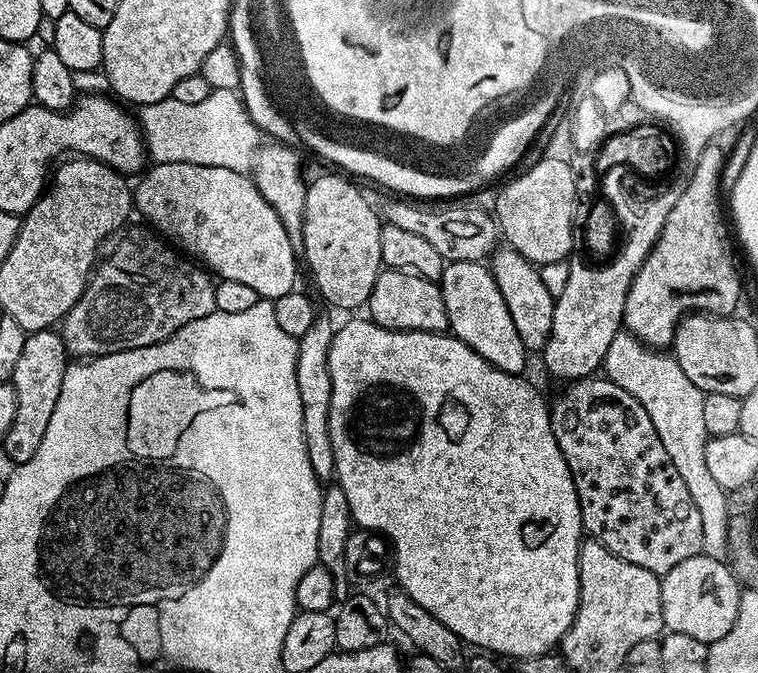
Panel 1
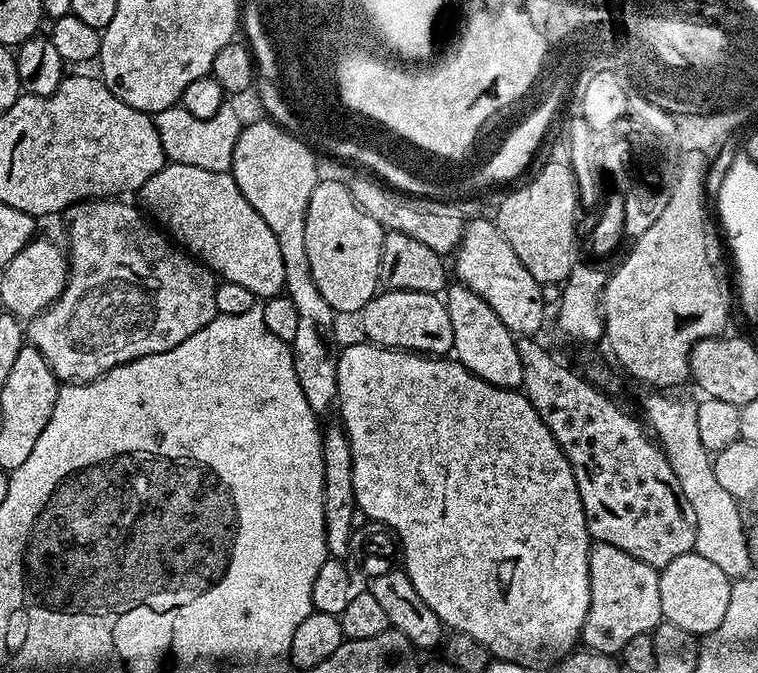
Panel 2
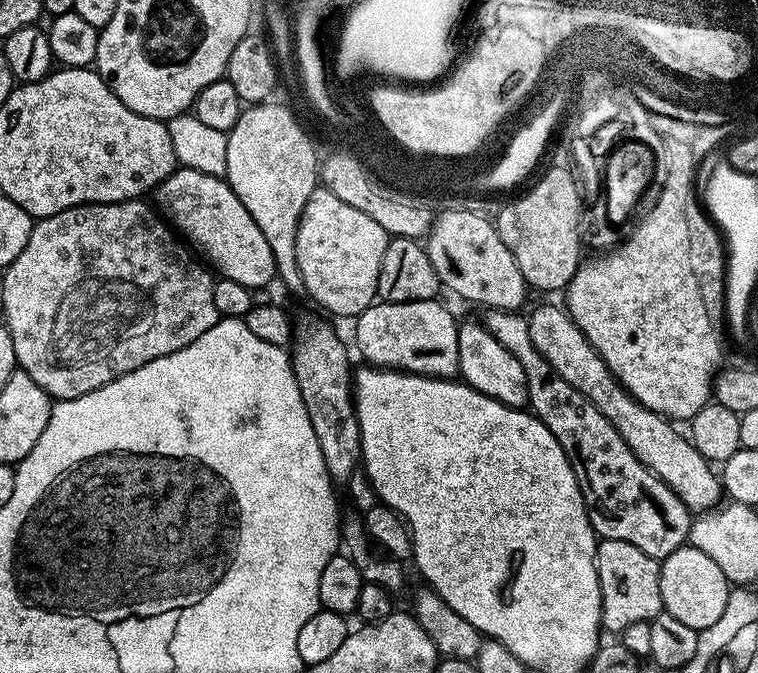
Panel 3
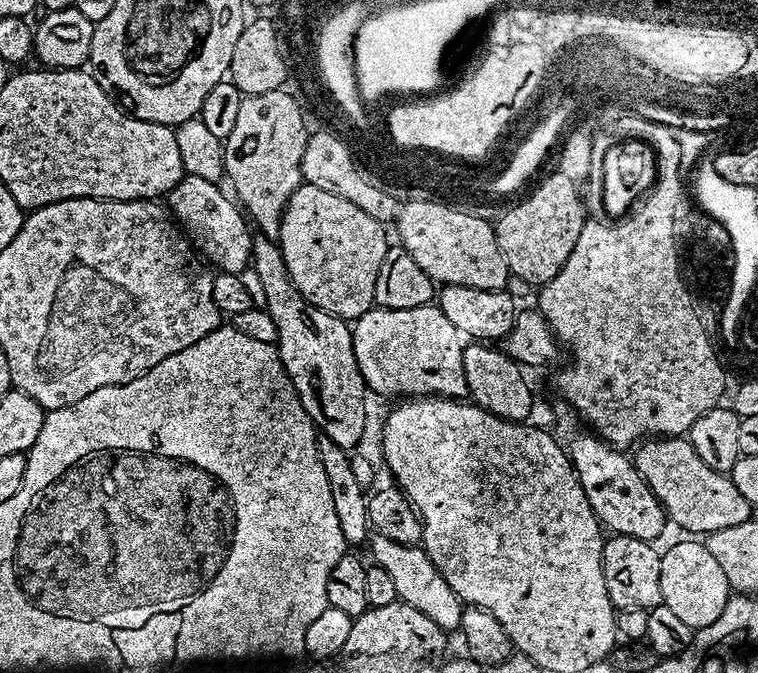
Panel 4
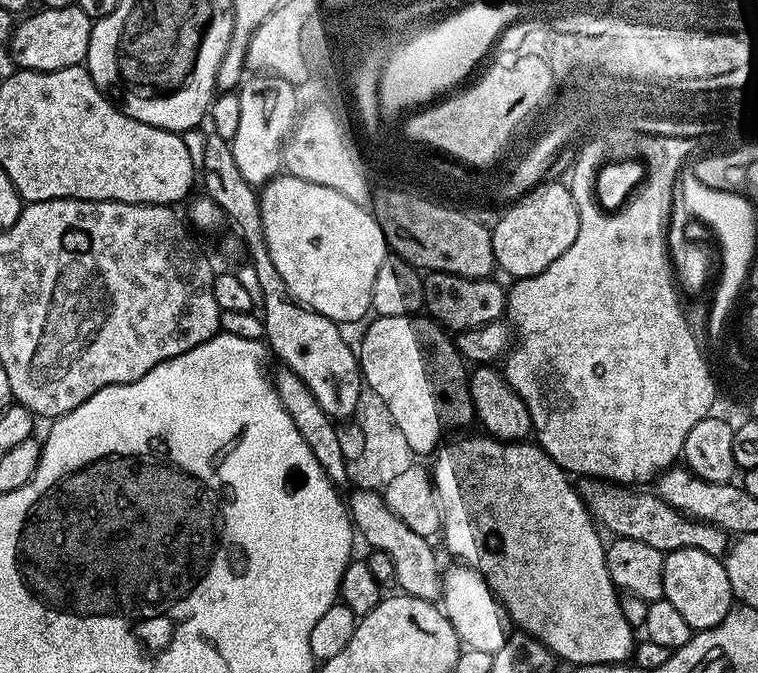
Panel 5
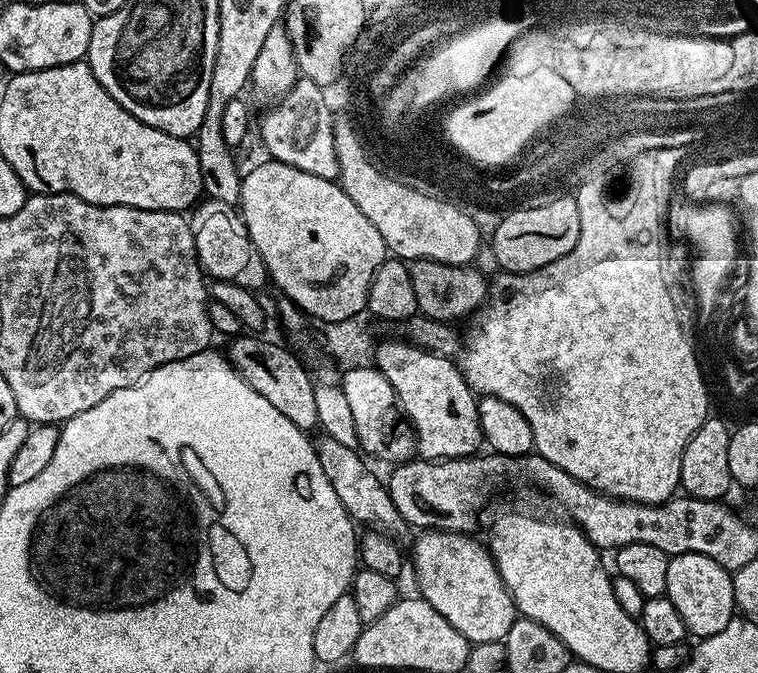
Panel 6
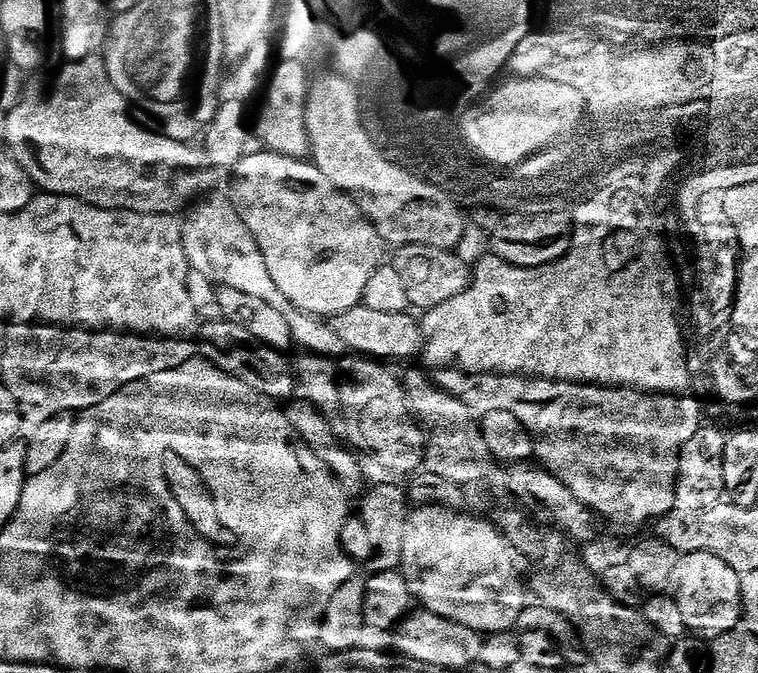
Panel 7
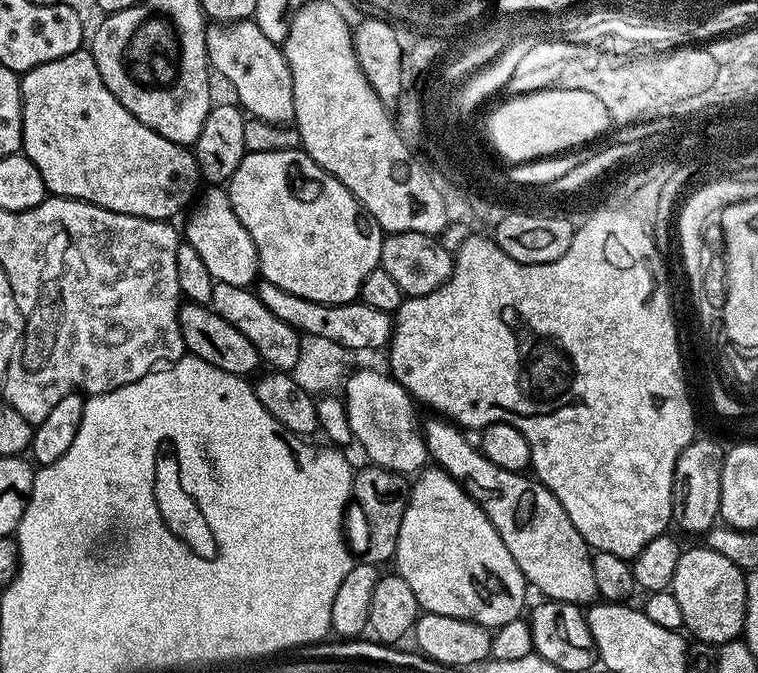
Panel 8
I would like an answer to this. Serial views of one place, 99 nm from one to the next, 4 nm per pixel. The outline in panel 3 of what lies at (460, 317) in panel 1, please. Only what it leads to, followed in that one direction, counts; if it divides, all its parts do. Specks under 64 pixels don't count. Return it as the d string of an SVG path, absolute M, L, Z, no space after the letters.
M479 319L468 320L458 327L458 362L460 363L459 375L464 383L474 390L494 398L511 408L524 408L528 403L528 383L526 370L518 363L518 358L486 330L486 326Z

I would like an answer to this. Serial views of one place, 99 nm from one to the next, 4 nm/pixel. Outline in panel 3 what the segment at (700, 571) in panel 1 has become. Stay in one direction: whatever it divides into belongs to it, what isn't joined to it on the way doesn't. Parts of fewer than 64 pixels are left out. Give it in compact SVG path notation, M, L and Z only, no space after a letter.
M685 546L674 550L660 566L660 593L664 603L663 611L674 614L678 622L690 626L694 631L702 633L718 618L722 618L722 610L726 610L726 602L730 591L730 582L714 558L706 558L702 550Z

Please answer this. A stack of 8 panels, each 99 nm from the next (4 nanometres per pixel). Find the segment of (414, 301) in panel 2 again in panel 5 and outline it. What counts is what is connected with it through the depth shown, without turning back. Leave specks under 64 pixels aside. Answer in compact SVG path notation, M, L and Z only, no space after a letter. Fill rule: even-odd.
M427 315L376 316L373 321L360 340L360 348L358 344L358 363L363 383L368 390L382 398L391 423L400 428L414 453L435 453L438 445L445 439L444 431L448 424L464 424L468 419L473 419L472 396L468 392L470 372L466 362L456 349L453 337ZM408 400L421 400L428 405L425 408L408 409Z

